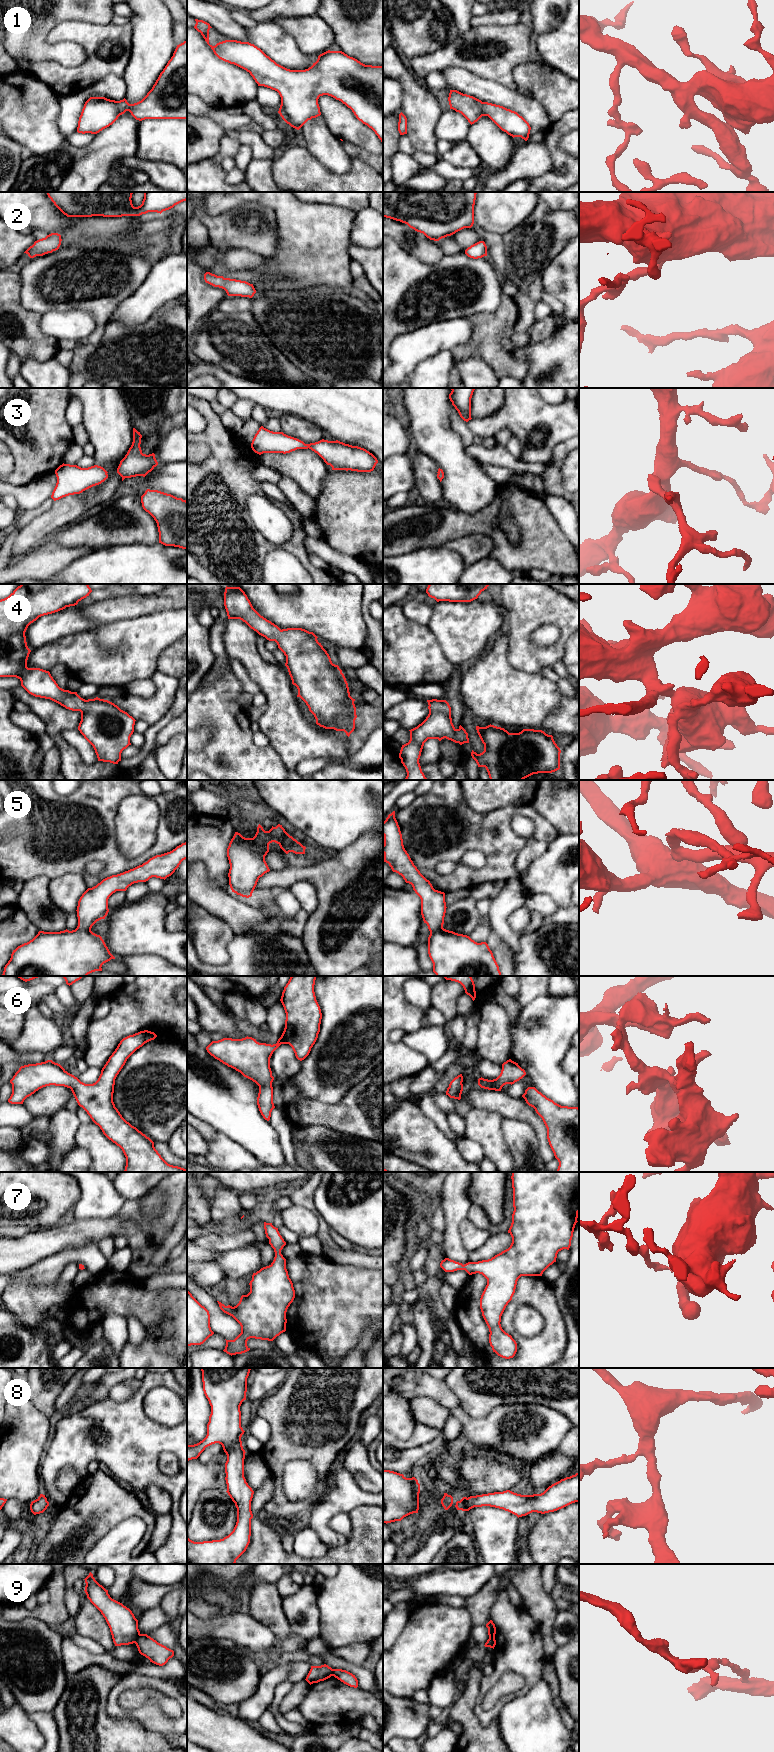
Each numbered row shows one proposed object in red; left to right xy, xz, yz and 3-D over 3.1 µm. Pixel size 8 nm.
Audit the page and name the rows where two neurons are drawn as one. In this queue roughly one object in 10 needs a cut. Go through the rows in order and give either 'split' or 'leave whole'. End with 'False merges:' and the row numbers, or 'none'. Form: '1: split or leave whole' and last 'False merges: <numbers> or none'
1: leave whole
2: leave whole
3: leave whole
4: leave whole
5: leave whole
6: leave whole
7: leave whole
8: leave whole
9: split
False merges: 9

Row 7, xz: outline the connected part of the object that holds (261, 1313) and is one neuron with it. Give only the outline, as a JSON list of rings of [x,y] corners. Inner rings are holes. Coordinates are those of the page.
[[[264,1222],[264,1229],[275,1252],[273,1262],[253,1273],[250,1292],[242,1295],[236,1306],[225,1306],[217,1301],[220,1309],[241,1326],[241,1333],[234,1340],[225,1339],[223,1351],[231,1356],[249,1351],[247,1341],[250,1338],[273,1341],[285,1332],[286,1312],[295,1298],[286,1259],[281,1254],[286,1242],[272,1223]]]

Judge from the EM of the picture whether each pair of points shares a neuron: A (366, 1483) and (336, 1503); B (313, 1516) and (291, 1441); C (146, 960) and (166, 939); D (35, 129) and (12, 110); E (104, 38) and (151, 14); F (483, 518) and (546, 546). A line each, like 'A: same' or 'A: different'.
A: different
B: different
C: different
D: same
E: different
F: same

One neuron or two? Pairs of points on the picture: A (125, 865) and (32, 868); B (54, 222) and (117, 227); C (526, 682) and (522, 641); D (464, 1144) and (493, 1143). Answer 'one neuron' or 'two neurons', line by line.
A: one neuron
B: one neuron
C: two neurons
D: two neurons

